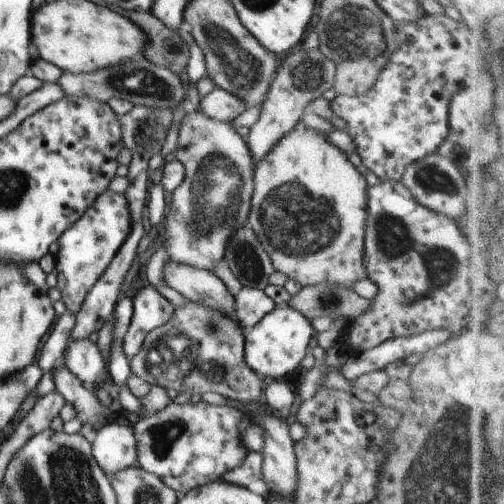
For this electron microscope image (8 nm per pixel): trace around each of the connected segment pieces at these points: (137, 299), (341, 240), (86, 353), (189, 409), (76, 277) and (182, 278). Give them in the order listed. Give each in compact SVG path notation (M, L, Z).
M152 285L142 288L132 298L132 303L132 319L122 340L122 350L129 360L142 349L146 334L166 324L174 314L174 306Z
M316 121L311 128L299 125L288 132L264 160L256 164L253 182L251 210L247 218L275 271L300 282L302 287L338 284L353 288L356 282L368 276L364 266L367 180L343 151L326 142L323 125Z
M72 336L68 338L66 348L63 355L63 364L78 378L85 386L92 388L94 386L101 387L105 383L111 385L110 374L108 374L108 366L100 354L97 345L90 342L89 339L80 338L80 340L72 340Z
M201 401L193 404L169 403L161 412L150 413L140 418L134 425L133 434L136 438L136 465L143 470L158 476L165 486L180 495L185 495L190 490L222 479L222 476L234 470L244 462L247 449L242 444L242 432L251 425L251 417L244 412L231 407L215 406Z
M107 189L86 210L82 218L60 236L58 240L60 249L55 256L57 288L60 290L61 300L66 305L66 309L72 314L78 315L90 288L94 286L98 278L102 277L110 260L114 258L114 254L118 253L122 242L128 238L132 228L130 220L132 218L128 212L128 202L124 198L124 193L114 194Z
M168 260L164 264L163 278L166 286L176 290L189 302L198 302L234 317L234 297L222 279L211 271Z

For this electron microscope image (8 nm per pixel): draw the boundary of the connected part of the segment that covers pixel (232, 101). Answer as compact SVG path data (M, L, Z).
M220 88L214 89L208 95L201 97L198 107L204 116L228 124L247 108L244 100L240 100L238 96Z

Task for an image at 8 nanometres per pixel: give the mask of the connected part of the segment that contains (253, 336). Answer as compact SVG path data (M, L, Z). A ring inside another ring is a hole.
M276 305L276 308L258 325L245 333L244 362L256 375L269 380L283 380L286 374L293 372L309 353L310 339L316 335L311 321L300 312L292 310L290 305Z

